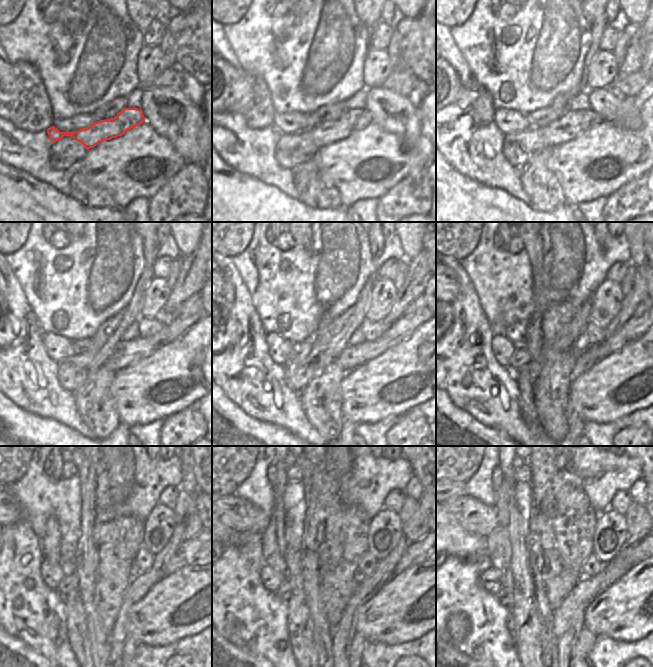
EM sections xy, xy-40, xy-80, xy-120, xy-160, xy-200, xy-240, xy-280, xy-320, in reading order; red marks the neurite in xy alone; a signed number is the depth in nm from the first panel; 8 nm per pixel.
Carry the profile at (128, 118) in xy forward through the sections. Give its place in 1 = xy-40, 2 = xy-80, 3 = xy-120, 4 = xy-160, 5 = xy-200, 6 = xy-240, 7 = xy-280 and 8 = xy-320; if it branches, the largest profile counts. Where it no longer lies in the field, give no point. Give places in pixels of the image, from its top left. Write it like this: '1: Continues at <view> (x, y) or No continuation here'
1: Continues at xy-40 (351, 121)
2: Continues at xy-80 (573, 123)
3: Continues at xy-120 (128, 352)
4: Continues at xy-160 (353, 356)
5: Continues at xy-200 (634, 328)
6: Continues at xy-240 (188, 551)
7: Continues at xy-280 (415, 552)
8: Continues at xy-320 (636, 553).

